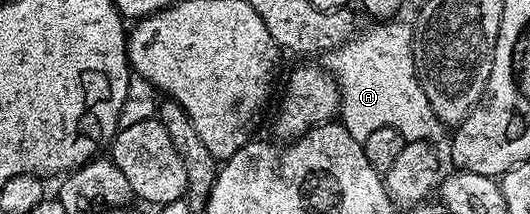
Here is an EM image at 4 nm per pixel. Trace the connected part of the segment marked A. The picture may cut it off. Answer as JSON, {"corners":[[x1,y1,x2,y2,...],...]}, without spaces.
{"corners":[[389,20,377,24,366,34,358,33,342,46,328,51,323,58,325,69,337,81,341,92,339,121,362,144,375,128,388,126,400,132,406,142,428,140,437,144,447,134,417,79,413,63,413,26,401,21]]}

